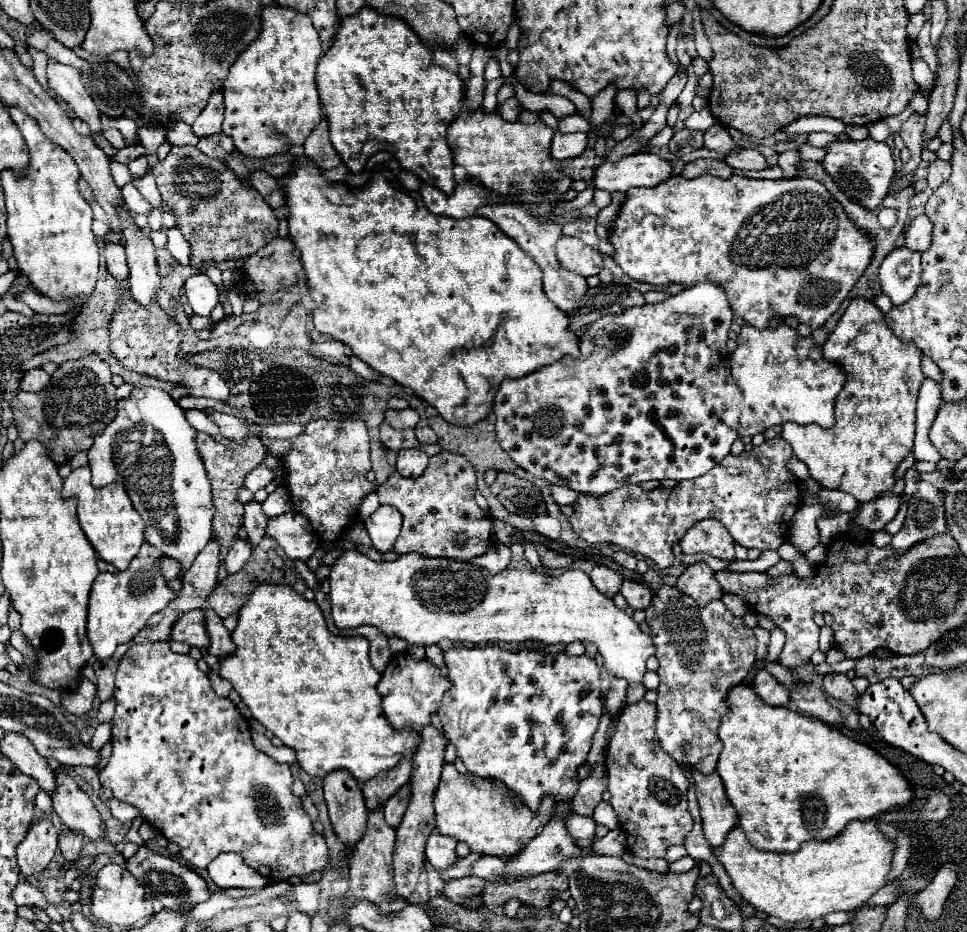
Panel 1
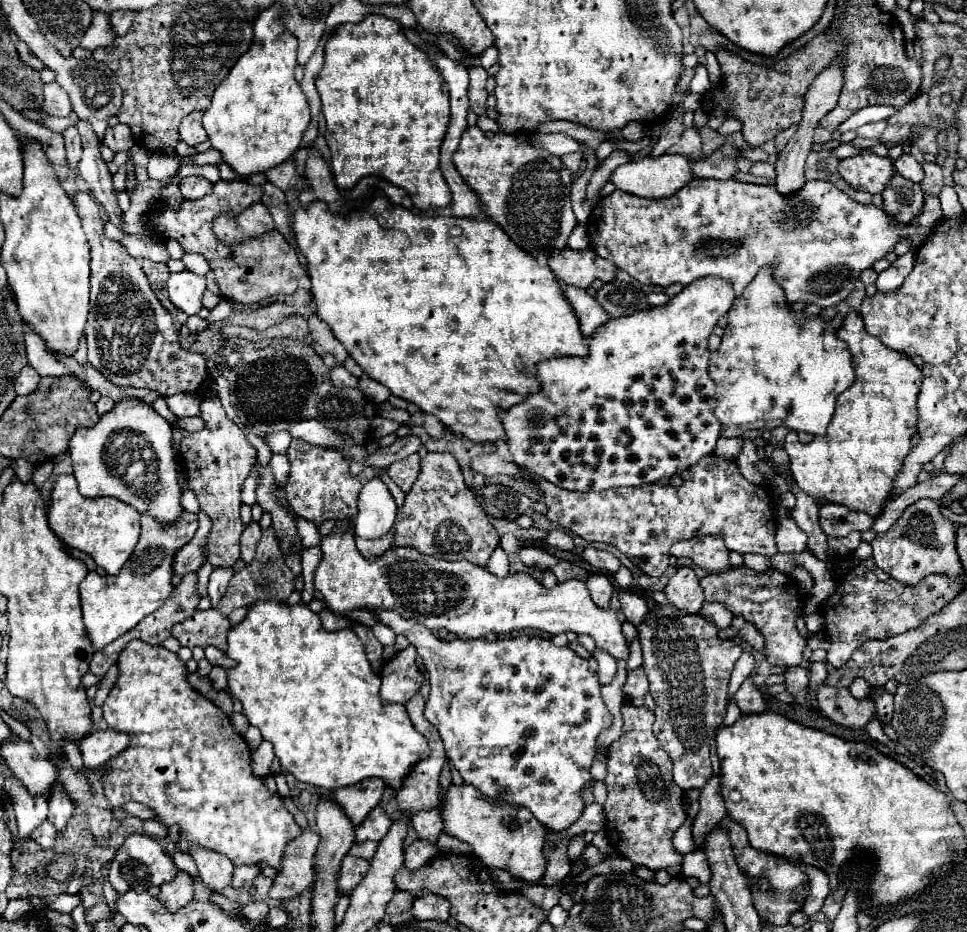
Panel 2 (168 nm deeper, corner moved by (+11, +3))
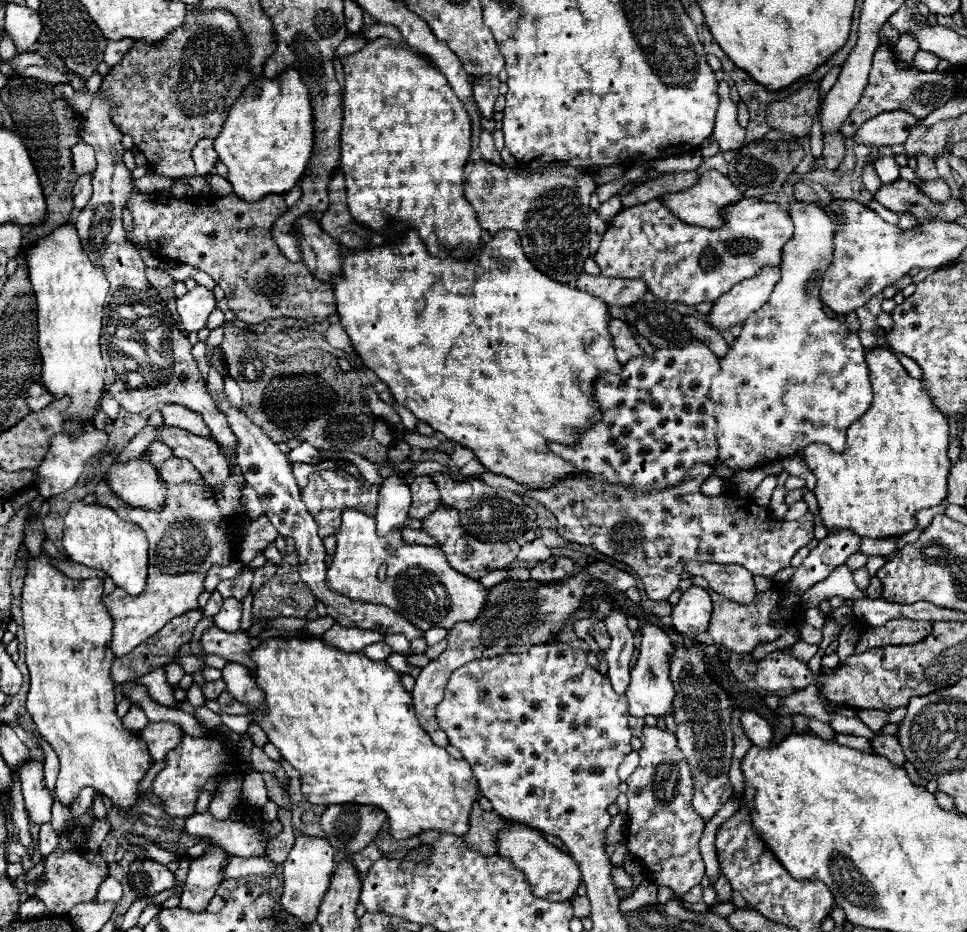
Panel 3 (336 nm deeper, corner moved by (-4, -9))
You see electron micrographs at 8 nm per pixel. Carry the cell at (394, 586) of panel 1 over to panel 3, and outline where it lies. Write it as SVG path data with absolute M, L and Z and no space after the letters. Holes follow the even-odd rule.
M346 510L342 514L342 526L336 534L338 546L332 566L326 574L326 586L354 602L372 602L390 606L400 612L408 622L422 630L434 626L452 630L458 622L474 622L488 600L488 588L470 576L462 576L440 556L436 546L404 544L400 532L390 532L388 536L376 534L376 524L372 516L356 510ZM386 562L386 578L378 578L378 568Z

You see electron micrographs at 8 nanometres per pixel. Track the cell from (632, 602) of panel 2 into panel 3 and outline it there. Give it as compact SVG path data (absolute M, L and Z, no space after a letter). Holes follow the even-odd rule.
M644 622L640 626L642 634L642 646L640 646L640 656L636 666L632 668L632 682L626 690L628 696L628 706L632 716L664 716L672 714L672 698L674 698L674 686L668 676L668 656L672 654L672 642L670 636L656 624Z

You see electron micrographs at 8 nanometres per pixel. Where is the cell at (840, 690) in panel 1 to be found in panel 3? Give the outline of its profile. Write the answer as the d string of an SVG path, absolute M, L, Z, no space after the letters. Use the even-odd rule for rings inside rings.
M876 734L874 738L870 738L870 744L872 744L876 754L886 756L892 764L902 766L906 762L904 752L902 752L900 742L896 740L896 736L892 736L892 734Z

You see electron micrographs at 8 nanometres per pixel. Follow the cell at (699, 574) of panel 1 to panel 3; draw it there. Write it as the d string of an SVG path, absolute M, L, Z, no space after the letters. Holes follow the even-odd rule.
M690 586L688 590L684 590L680 602L672 610L672 626L690 638L696 638L700 632L708 628L710 616L712 616L710 594L704 588Z

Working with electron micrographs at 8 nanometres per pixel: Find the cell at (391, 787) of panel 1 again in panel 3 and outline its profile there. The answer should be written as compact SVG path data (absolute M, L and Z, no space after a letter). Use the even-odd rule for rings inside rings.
M338 804L328 806L322 814L322 830L334 844L336 852L356 854L364 850L386 822L386 812L378 806Z

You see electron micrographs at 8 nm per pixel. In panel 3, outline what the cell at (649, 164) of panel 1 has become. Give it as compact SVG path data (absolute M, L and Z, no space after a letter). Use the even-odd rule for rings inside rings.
M706 170L694 186L680 190L680 192L664 194L660 200L666 204L666 208L674 216L678 216L680 220L684 220L688 224L696 224L696 226L704 226L704 228L718 228L722 224L720 210L724 208L724 204L732 204L740 198L742 198L742 194L738 192L738 188L734 188L734 184L724 174L720 174L718 170Z

